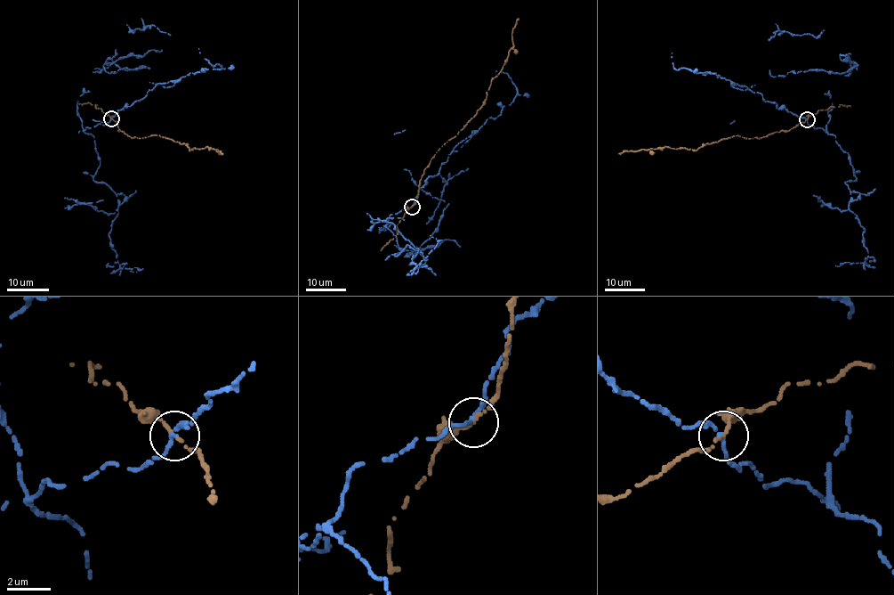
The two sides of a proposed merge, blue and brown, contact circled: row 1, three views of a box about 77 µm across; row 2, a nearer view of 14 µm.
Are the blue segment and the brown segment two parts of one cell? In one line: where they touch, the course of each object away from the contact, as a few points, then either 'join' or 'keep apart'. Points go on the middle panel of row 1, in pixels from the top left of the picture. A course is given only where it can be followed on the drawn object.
place (412, 207); course blue (412, 207), (386, 224), (394, 256), (407, 245), (426, 259), (420, 249), (418, 267), (430, 235); course brown (412, 207), (419, 181), (430, 160), (486, 99), (491, 80), (502, 69), (513, 45), (512, 30), (518, 19); keep apart

